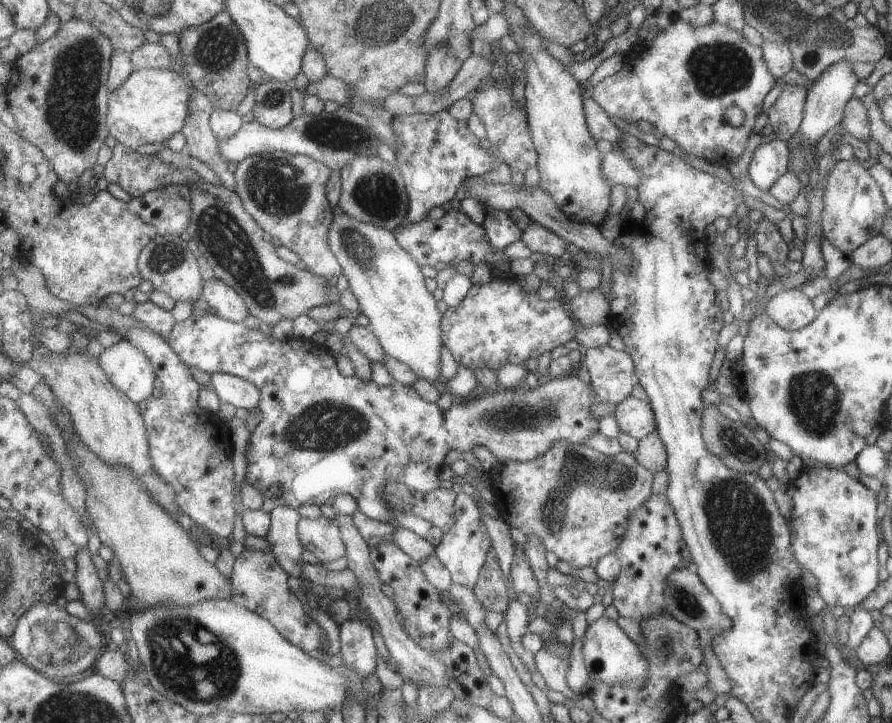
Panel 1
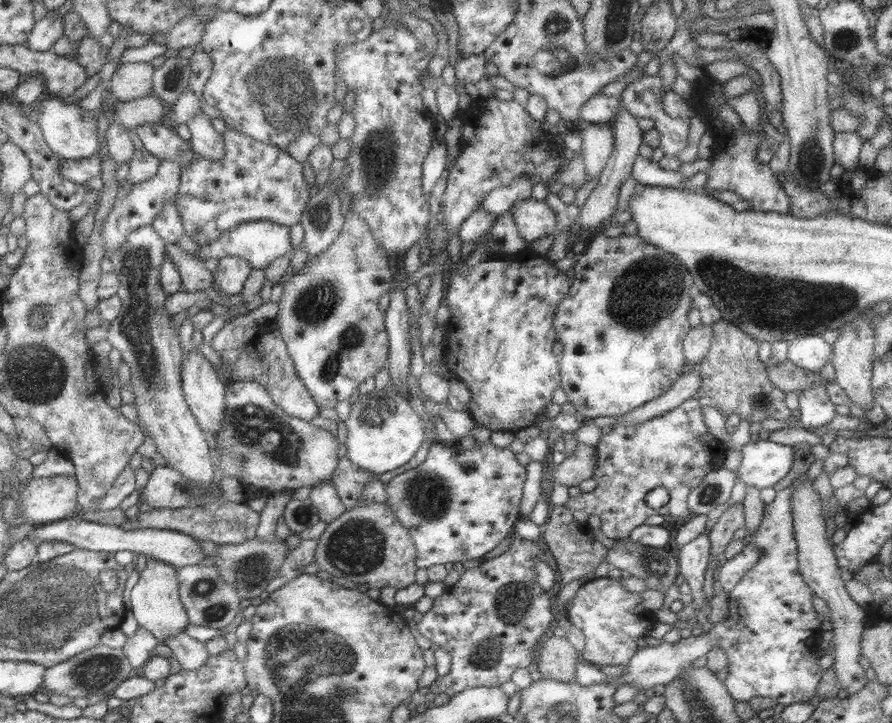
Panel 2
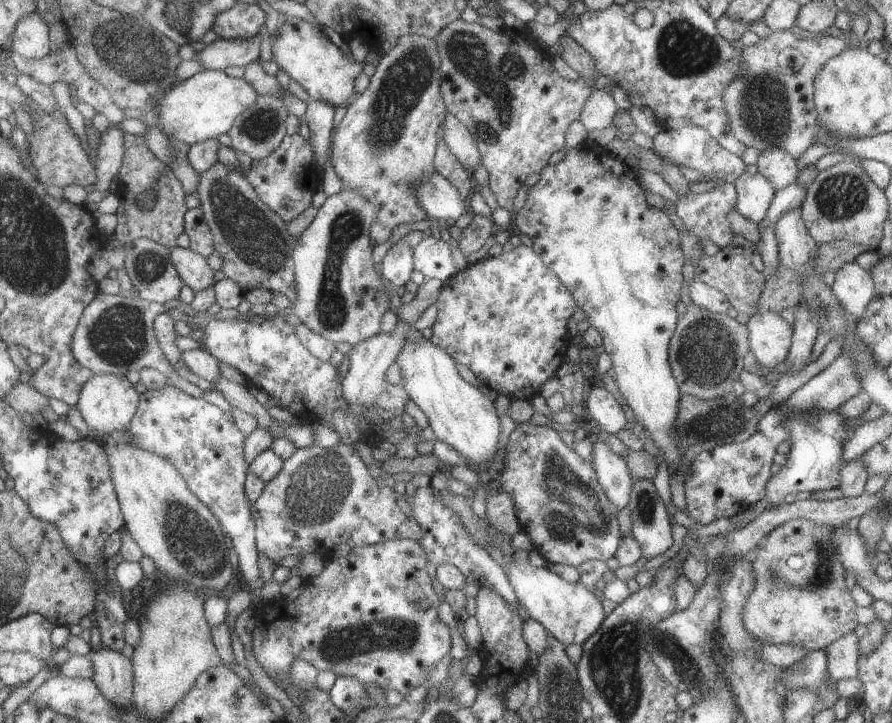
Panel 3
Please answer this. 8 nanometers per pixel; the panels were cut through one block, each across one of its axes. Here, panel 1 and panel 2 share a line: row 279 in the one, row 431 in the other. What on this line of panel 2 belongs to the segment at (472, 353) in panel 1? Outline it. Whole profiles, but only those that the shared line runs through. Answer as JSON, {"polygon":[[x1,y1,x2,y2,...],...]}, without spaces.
{"polygon":[[530,248,518,253,491,254,486,262,475,266,460,265,452,274,445,305,452,313,448,322,442,364,453,371,471,392,467,411,477,424,491,431,515,433,533,425,543,416,549,402,557,401,563,384,559,344,554,330,557,306,568,296,574,280,557,270,546,256,538,256]]}

